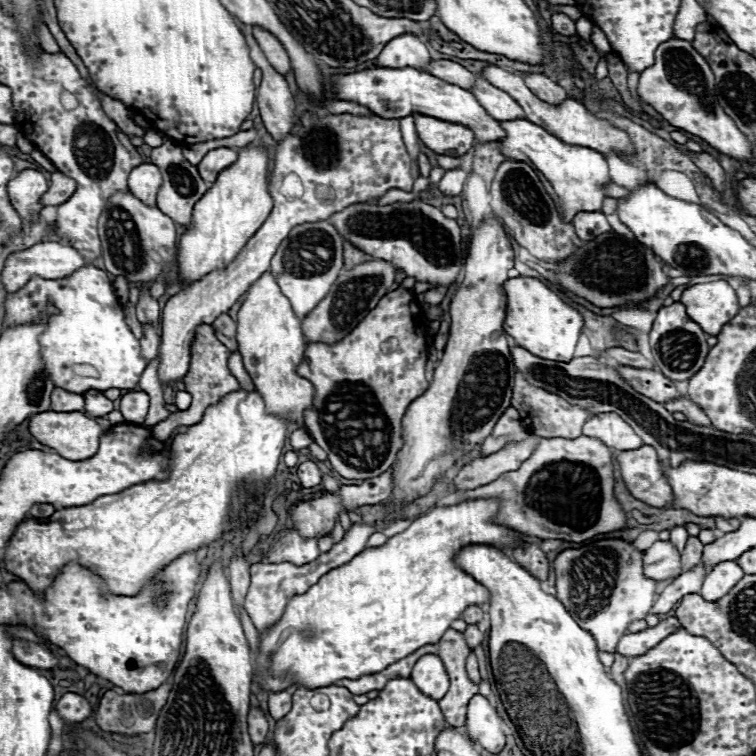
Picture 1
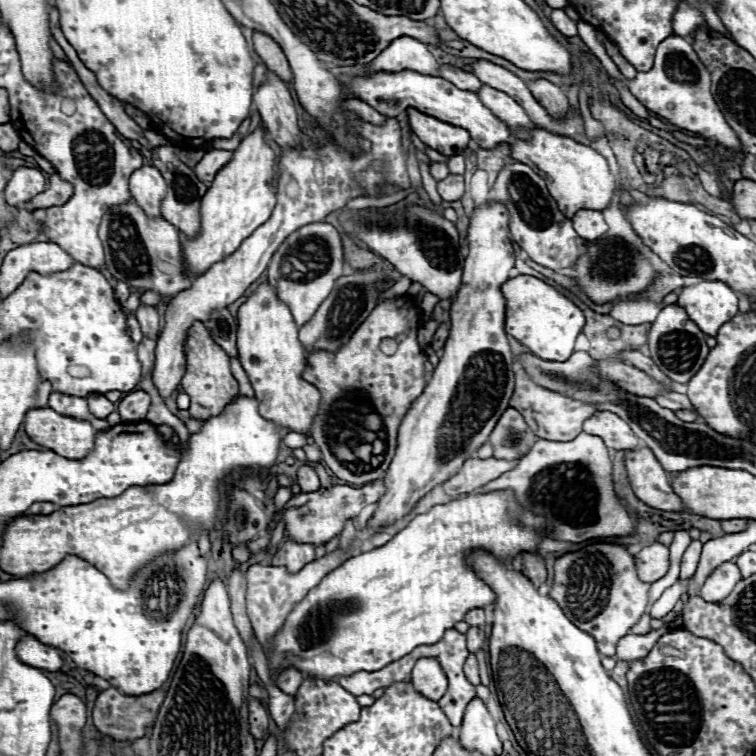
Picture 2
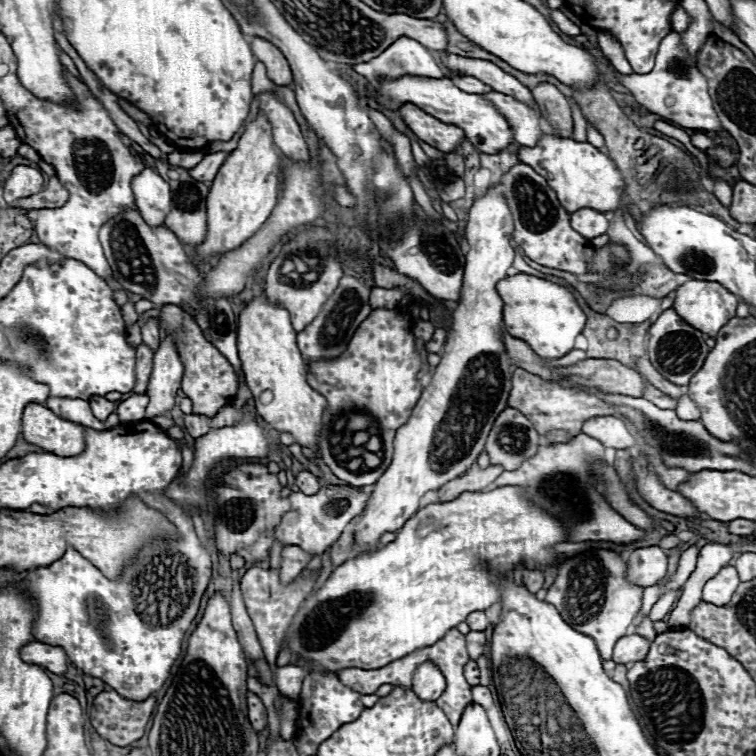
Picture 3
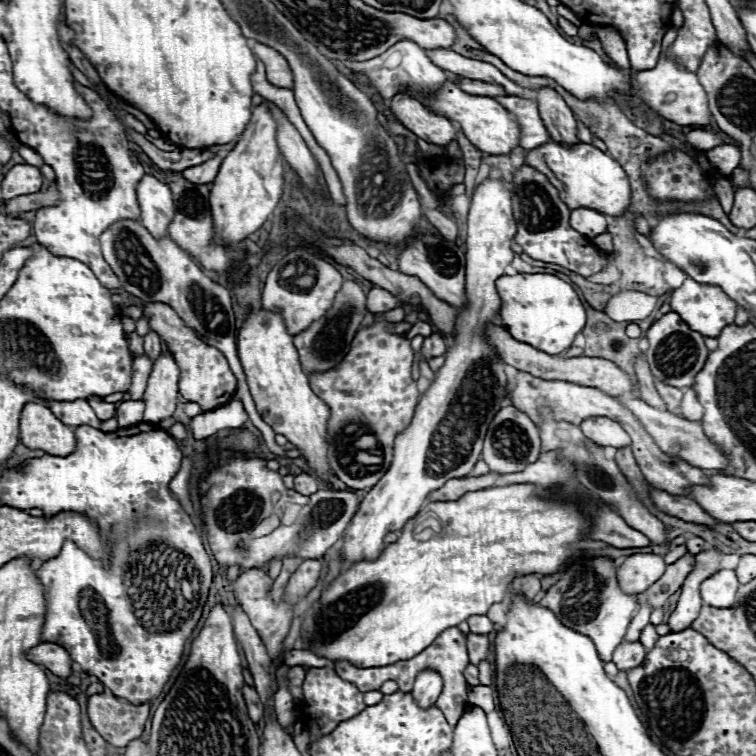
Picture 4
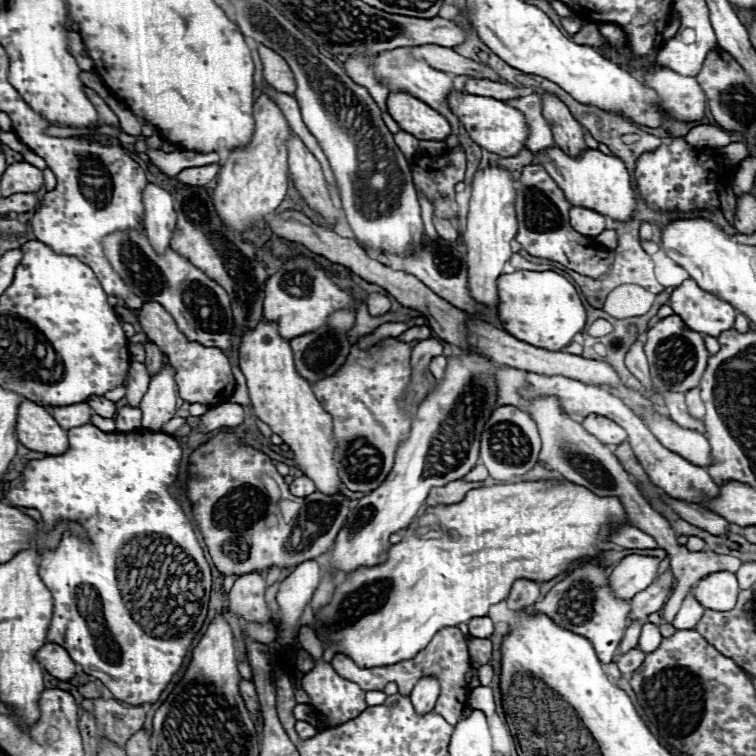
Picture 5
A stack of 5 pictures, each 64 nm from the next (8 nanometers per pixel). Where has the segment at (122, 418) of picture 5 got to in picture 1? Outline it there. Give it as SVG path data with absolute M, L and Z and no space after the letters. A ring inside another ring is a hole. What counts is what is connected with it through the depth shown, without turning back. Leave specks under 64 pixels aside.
M130 392L122 396L120 412L128 424L142 424L148 414L148 394L146 392Z

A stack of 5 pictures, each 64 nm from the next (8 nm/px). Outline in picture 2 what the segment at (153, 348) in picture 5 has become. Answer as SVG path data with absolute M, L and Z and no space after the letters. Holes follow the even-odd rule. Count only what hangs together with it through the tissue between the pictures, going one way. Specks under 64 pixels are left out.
M140 304L138 310L136 310L136 318L138 318L140 326L142 326L144 336L152 336L152 338L158 336L158 332L160 332L160 316L158 316L154 306L142 306Z

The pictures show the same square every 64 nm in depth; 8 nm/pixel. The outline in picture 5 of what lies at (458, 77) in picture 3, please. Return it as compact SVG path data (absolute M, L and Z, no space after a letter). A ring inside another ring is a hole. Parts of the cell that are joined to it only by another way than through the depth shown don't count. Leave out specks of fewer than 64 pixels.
M470 78L466 82L466 92L474 94L474 96L496 98L496 100L510 100L510 98L520 98L522 96L520 88L500 84L500 82L492 82L492 80L476 80L476 78Z

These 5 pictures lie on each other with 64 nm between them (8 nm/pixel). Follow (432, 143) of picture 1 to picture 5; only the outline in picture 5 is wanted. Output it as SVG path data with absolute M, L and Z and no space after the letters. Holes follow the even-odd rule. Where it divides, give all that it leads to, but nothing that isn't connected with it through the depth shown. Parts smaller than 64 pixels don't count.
M392 92L386 104L400 128L418 140L446 140L450 136L448 120L412 94Z

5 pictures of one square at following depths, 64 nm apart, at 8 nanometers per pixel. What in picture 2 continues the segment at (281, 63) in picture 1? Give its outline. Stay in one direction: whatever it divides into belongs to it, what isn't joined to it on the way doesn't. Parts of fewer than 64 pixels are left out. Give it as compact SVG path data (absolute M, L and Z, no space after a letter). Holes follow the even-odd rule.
M254 32L254 50L260 54L260 58L264 60L268 70L278 74L284 82L292 80L292 72L290 72L286 56L284 56L282 48L274 40L270 40L270 36L266 36L262 32Z

